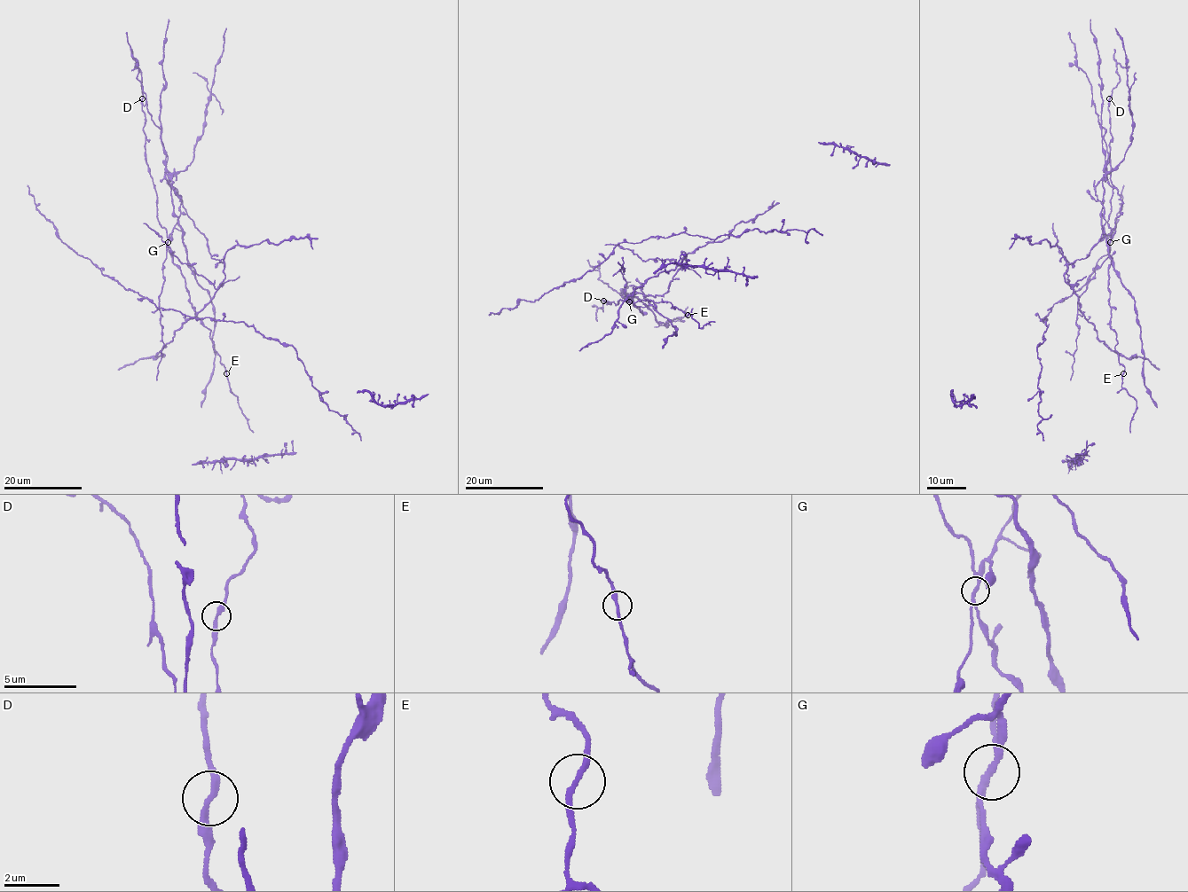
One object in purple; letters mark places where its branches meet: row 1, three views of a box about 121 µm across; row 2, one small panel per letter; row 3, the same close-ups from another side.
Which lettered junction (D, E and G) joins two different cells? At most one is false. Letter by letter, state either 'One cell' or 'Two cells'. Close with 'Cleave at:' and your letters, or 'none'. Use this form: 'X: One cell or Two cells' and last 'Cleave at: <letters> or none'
D: One cell
E: One cell
G: Two cells
Cleave at: G

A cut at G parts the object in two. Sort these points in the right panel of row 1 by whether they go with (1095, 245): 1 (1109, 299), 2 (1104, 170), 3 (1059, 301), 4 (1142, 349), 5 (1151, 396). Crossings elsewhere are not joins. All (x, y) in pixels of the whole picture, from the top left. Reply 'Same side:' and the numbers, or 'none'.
Same side: 2, 4, 5

